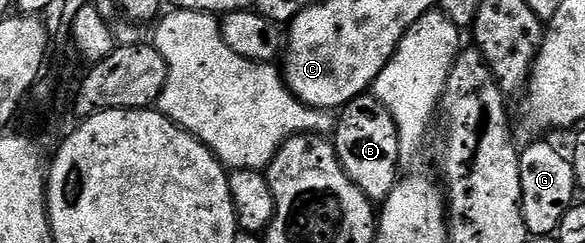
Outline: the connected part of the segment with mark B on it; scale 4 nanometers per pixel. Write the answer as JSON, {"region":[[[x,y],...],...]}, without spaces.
{"region":[[[368,92],[347,102],[334,122],[334,145],[346,176],[350,176],[354,184],[358,184],[369,202],[383,203],[398,181],[396,169],[401,169],[402,166],[398,128],[388,109]]]}

